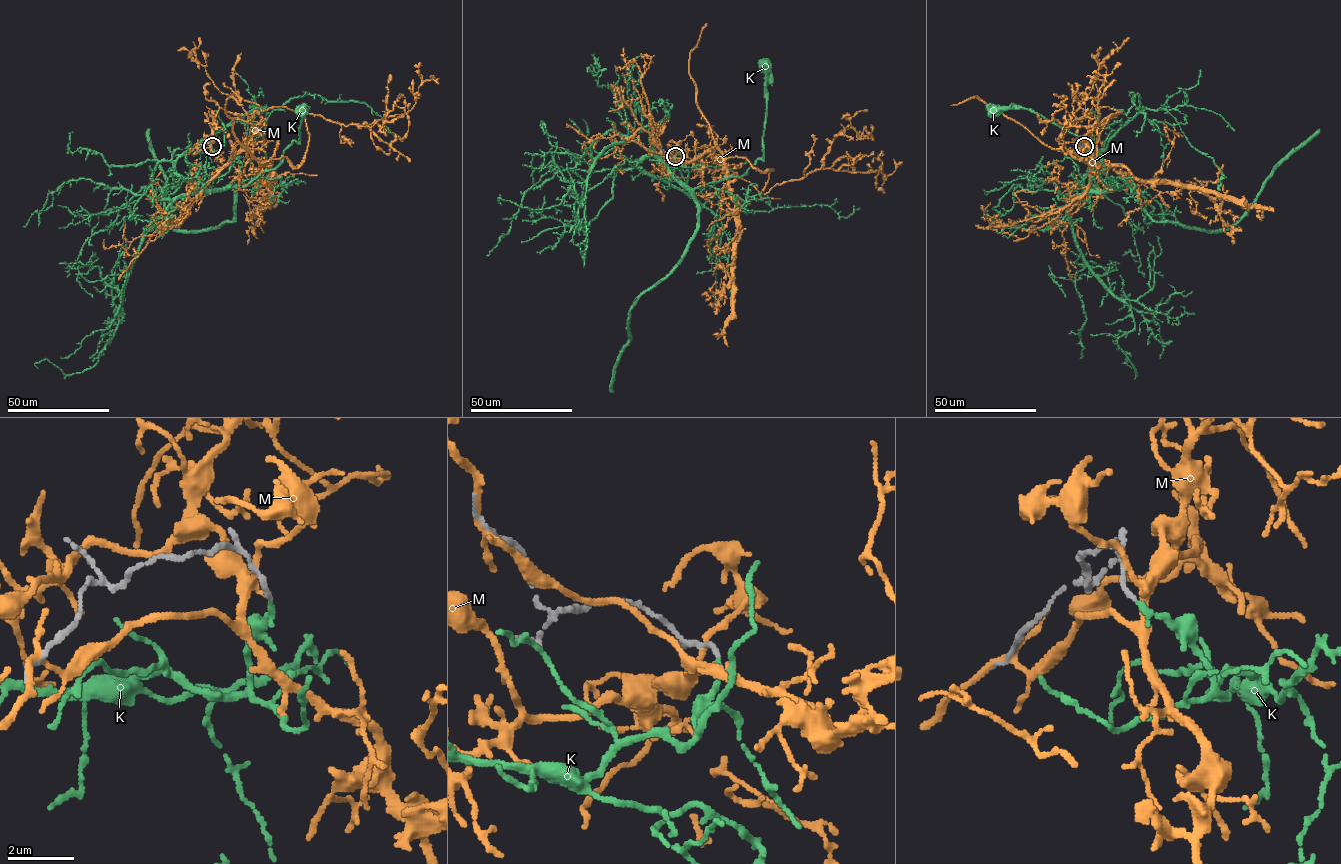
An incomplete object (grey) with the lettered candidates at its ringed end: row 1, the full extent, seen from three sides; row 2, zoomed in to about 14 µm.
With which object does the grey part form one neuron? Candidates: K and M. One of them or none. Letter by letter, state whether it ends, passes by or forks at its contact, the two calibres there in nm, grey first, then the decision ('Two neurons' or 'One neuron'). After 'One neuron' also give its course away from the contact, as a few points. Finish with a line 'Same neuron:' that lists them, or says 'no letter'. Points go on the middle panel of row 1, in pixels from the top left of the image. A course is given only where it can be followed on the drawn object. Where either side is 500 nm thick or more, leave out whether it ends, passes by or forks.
K: It ends there. Thickness 140 nm (grey) against 170 nm. One neuron. Its course: (675, 156), (667, 164), (672, 168), (658, 155), (692, 188), (746, 174), (757, 160), (763, 161), (765, 64)
M: It forks there. Thickness 140 nm (grey) against 160 nm. Two neurons
Same neuron: K

